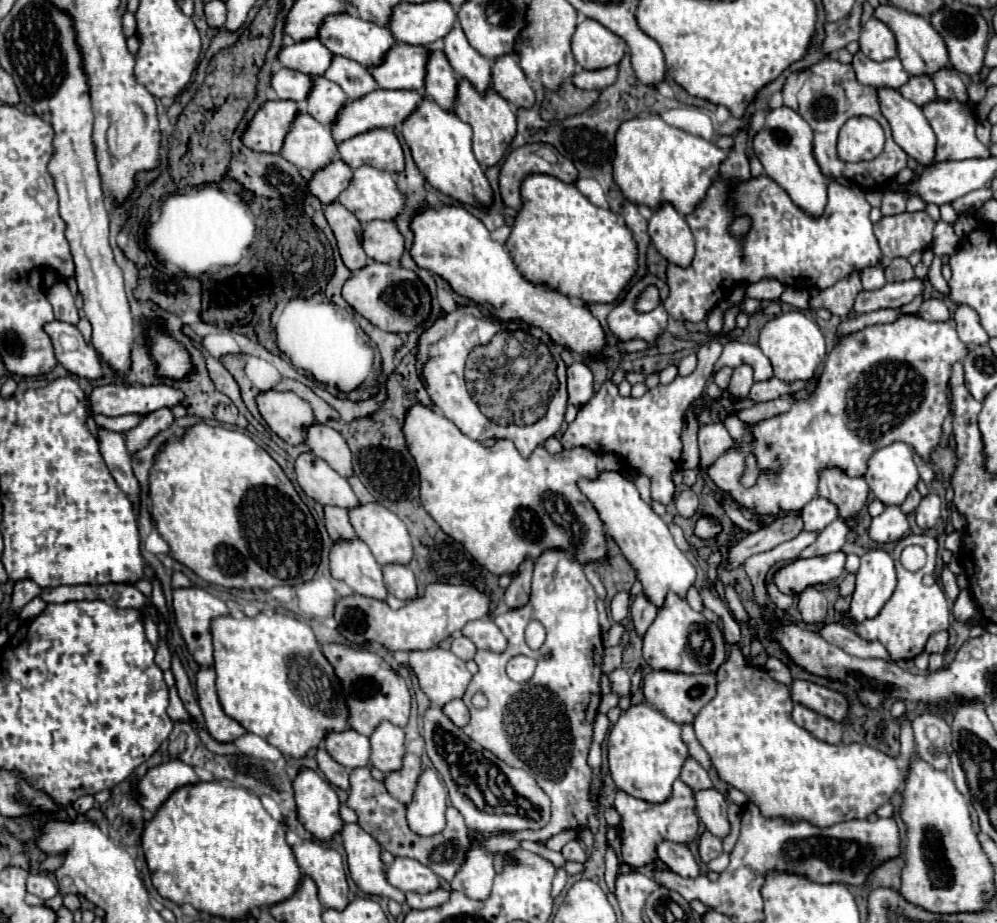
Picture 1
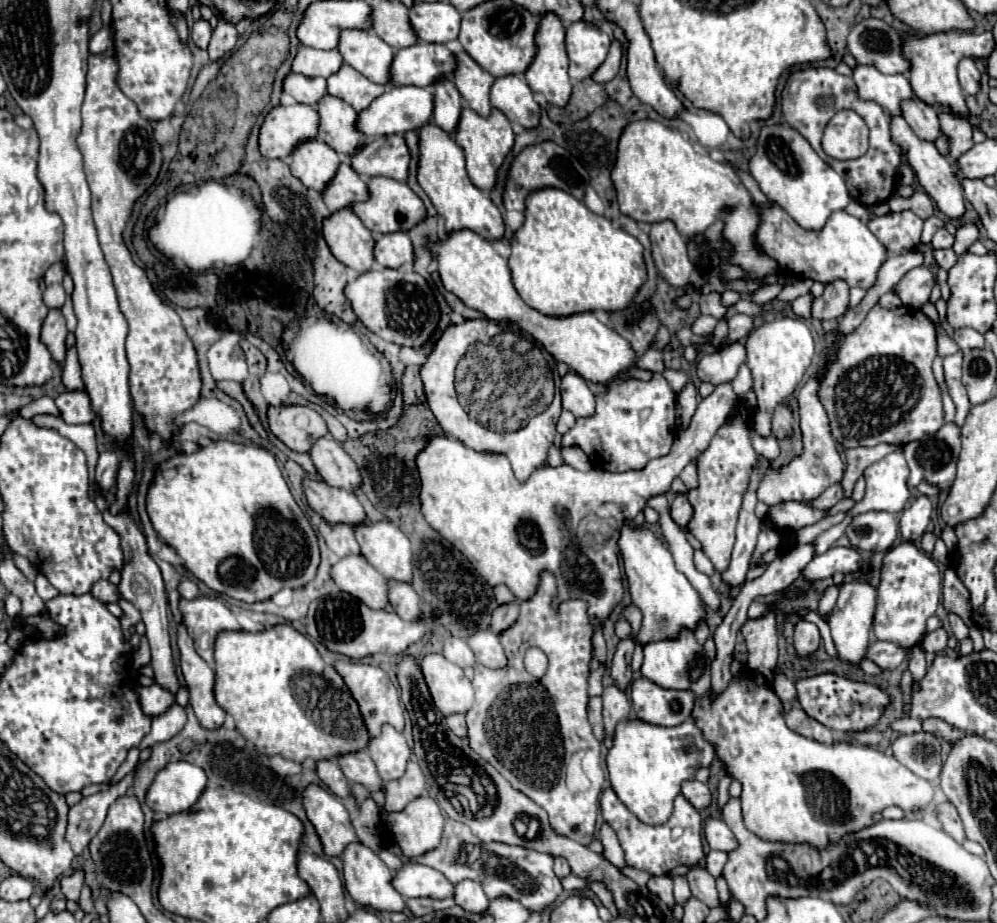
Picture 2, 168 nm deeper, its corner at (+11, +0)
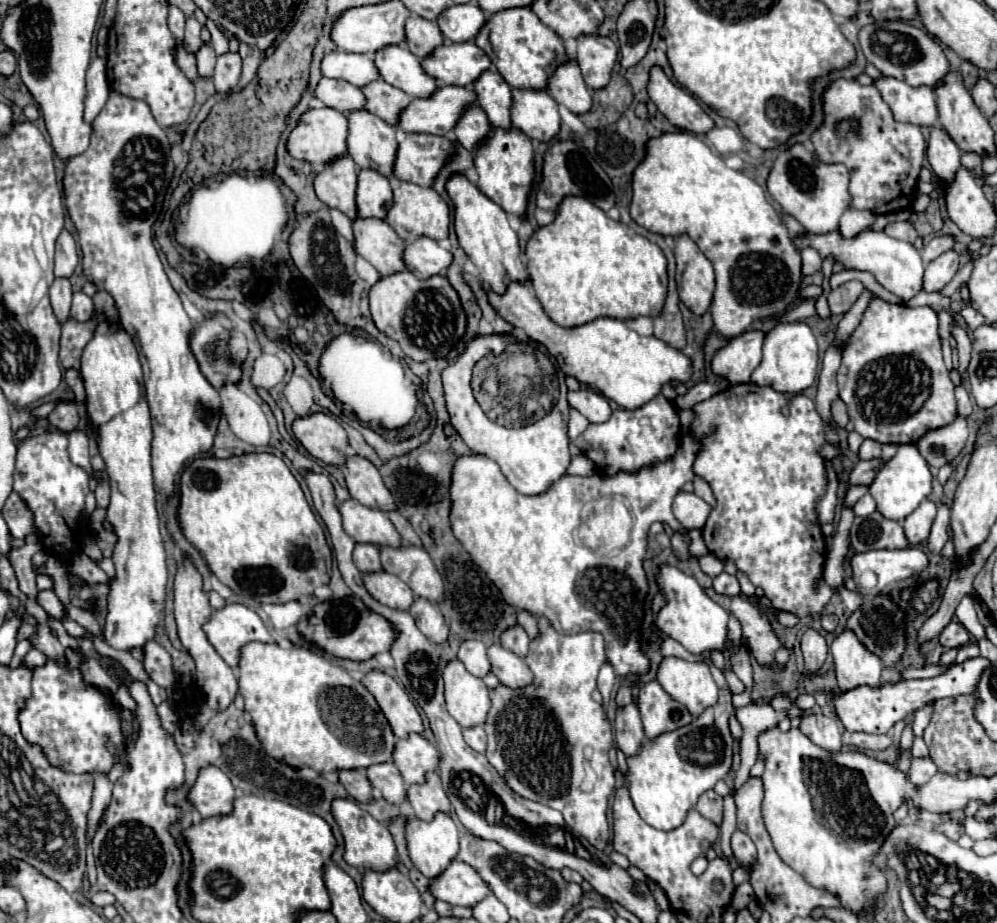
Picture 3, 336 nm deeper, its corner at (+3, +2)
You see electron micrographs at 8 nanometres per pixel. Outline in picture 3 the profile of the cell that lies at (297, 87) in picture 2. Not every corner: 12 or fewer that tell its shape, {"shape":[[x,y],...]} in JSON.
{"shape":[[321,78],[317,98],[349,114],[365,110],[361,88]]}

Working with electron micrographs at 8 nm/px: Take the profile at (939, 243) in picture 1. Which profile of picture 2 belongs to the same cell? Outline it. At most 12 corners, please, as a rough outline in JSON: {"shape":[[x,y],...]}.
{"shape":[[953,248],[933,250],[933,260],[949,270],[957,254]]}

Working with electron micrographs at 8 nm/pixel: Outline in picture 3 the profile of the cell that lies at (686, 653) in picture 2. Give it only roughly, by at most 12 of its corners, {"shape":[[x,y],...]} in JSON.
{"shape":[[665,658],[657,682],[693,718],[719,696],[709,666]]}

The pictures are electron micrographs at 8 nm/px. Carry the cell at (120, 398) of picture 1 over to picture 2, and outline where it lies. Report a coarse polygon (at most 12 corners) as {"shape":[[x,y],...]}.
{"shape":[[85,390],[55,398],[67,424],[85,424],[97,418]]}

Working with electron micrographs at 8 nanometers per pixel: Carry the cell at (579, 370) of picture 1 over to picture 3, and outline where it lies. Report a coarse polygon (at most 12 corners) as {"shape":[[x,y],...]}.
{"shape":[[581,388],[569,392],[569,406],[589,422],[611,418],[609,400]]}

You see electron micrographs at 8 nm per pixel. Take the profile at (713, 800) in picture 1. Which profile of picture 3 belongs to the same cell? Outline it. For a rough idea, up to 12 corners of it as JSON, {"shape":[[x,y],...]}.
{"shape":[[735,830],[731,836],[737,870],[733,882],[749,880],[757,850],[753,840]]}

